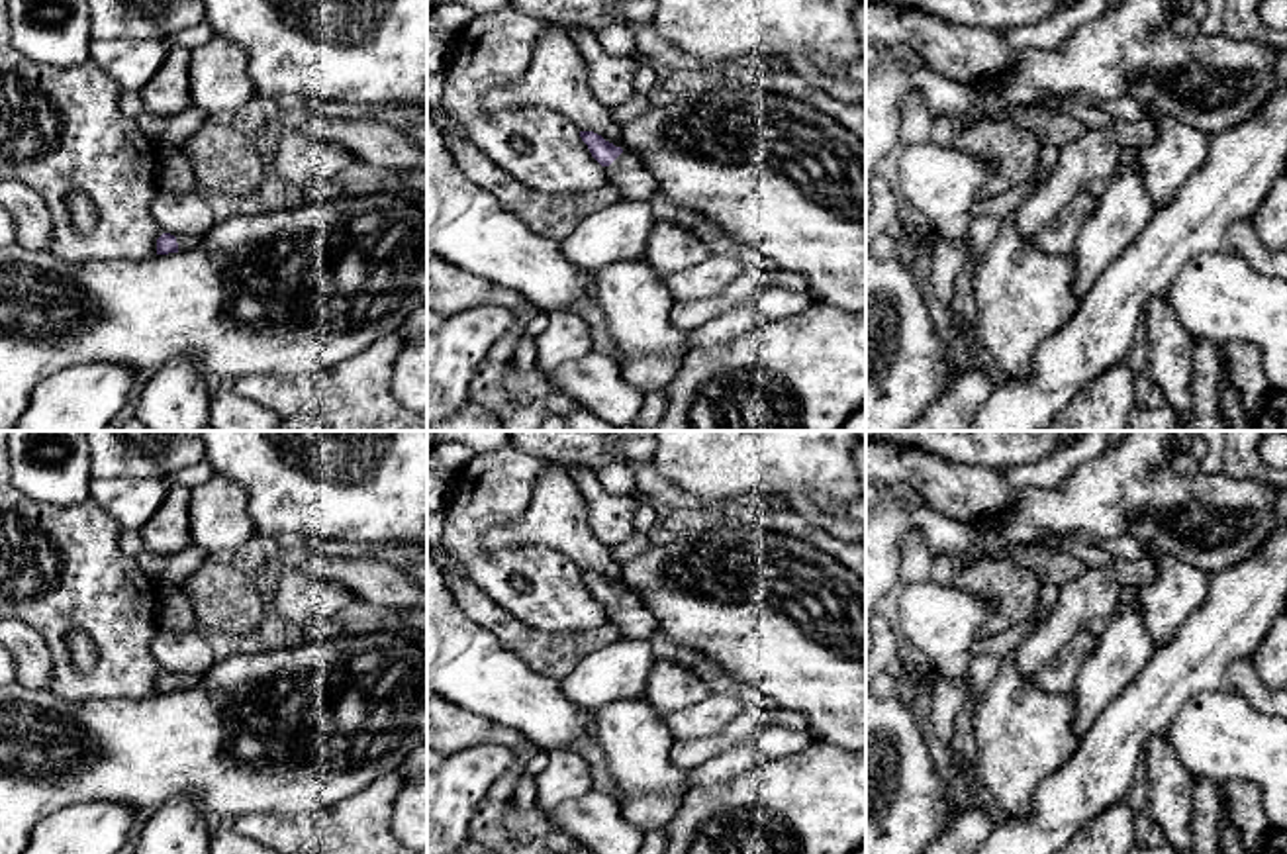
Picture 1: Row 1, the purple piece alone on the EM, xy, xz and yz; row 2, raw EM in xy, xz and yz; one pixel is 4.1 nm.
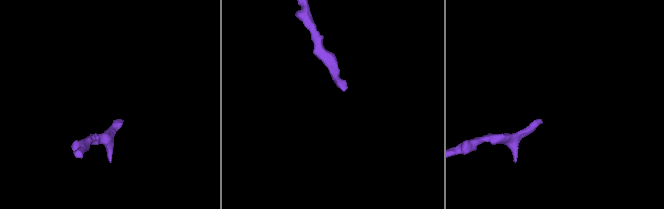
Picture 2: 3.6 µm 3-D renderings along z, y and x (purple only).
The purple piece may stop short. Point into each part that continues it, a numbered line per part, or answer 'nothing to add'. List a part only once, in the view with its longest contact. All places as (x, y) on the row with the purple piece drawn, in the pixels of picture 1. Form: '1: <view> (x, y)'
1: xz (625, 173)

